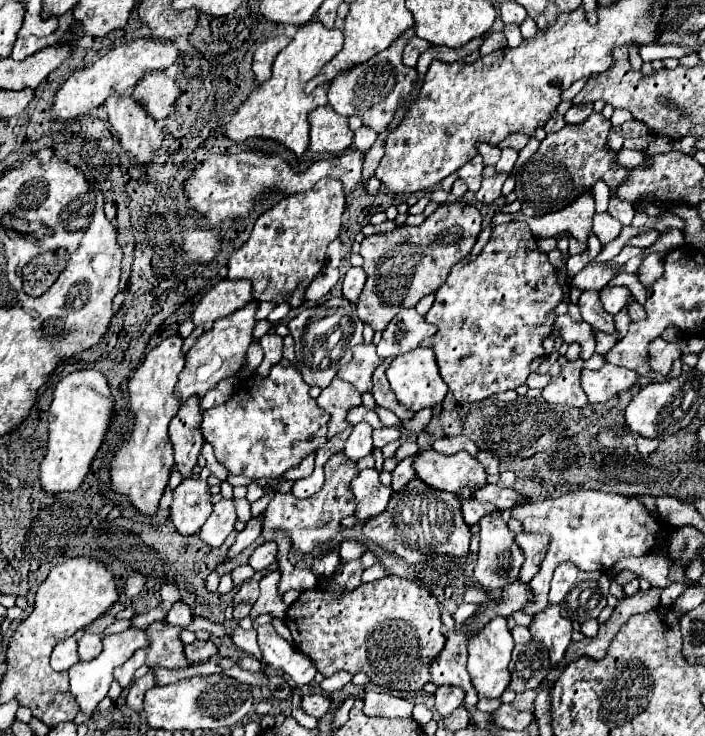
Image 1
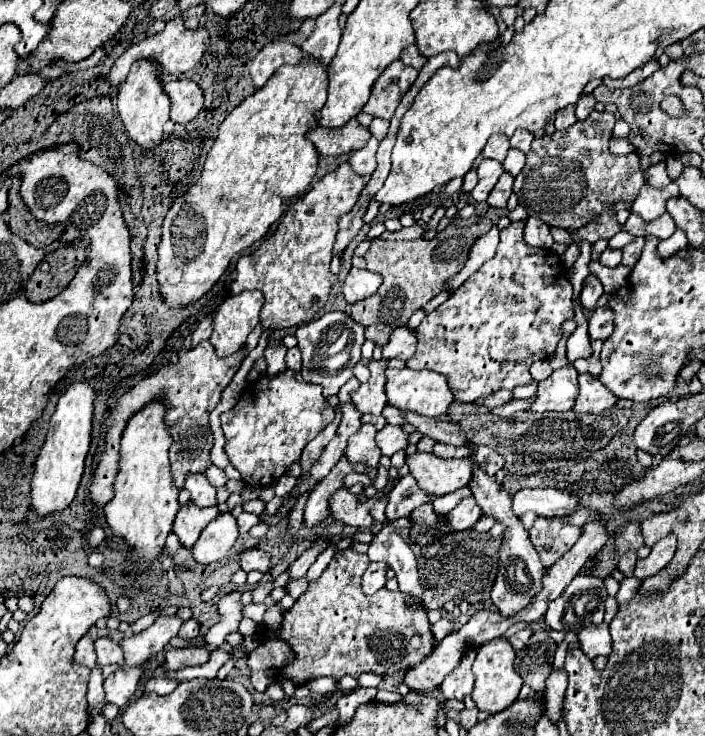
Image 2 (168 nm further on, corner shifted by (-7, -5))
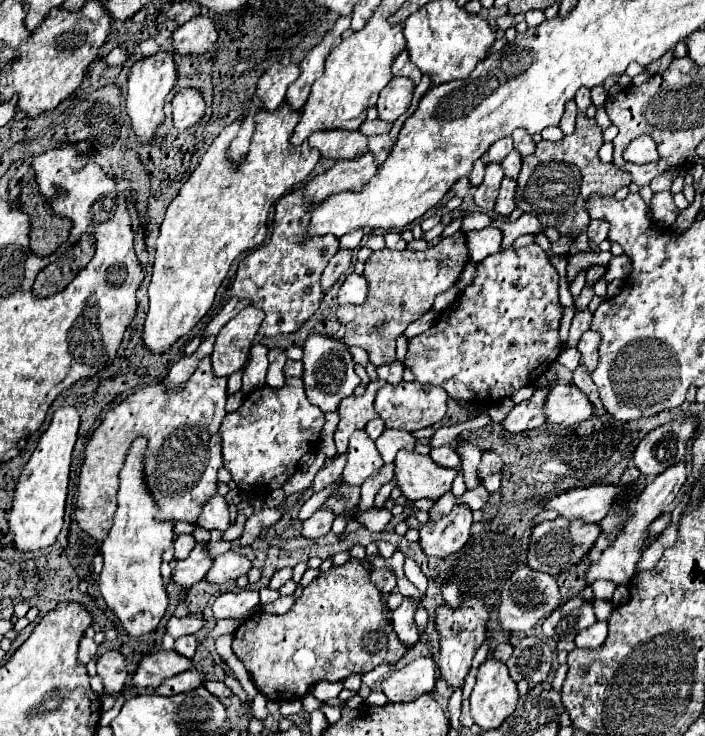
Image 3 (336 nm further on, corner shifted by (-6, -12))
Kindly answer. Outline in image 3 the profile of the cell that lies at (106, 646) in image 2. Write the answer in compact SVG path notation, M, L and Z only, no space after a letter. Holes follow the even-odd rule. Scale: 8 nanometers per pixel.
M107 650L105 654L101 654L97 660L97 674L101 676L105 690L109 694L121 692L127 680L127 666L123 656L117 650Z

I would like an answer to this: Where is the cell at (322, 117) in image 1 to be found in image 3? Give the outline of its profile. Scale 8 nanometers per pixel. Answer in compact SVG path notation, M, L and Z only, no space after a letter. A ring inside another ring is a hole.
M321 130L309 138L309 146L317 148L323 158L357 160L367 154L367 136L359 130Z

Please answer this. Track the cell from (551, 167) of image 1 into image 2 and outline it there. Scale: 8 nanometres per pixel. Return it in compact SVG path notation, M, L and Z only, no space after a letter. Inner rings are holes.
M592 111L584 121L576 121L564 131L554 131L552 135L542 135L532 141L526 165L514 179L514 193L530 217L552 227L574 231L590 223L594 213L604 205L634 201L638 197L646 181L640 173L640 165L636 165L636 155L616 157L608 151L614 121L612 113Z

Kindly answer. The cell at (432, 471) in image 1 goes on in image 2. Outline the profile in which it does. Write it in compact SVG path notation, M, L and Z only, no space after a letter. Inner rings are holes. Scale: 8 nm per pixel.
M414 451L406 455L406 465L418 487L434 497L442 497L466 487L472 477L472 463L464 459L440 459L434 453Z

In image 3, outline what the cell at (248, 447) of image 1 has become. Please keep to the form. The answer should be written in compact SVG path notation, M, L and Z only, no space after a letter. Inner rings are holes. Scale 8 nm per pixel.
M287 378L283 388L263 386L251 392L239 410L223 418L219 428L223 466L231 472L241 492L253 494L255 498L267 498L293 476L301 456L317 448L323 424L325 414L307 400L301 378Z

